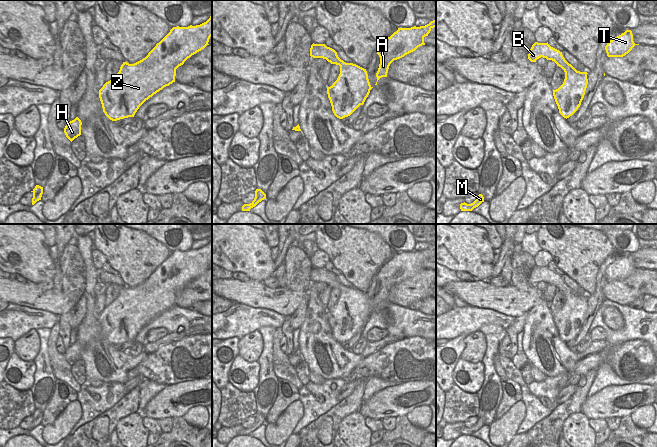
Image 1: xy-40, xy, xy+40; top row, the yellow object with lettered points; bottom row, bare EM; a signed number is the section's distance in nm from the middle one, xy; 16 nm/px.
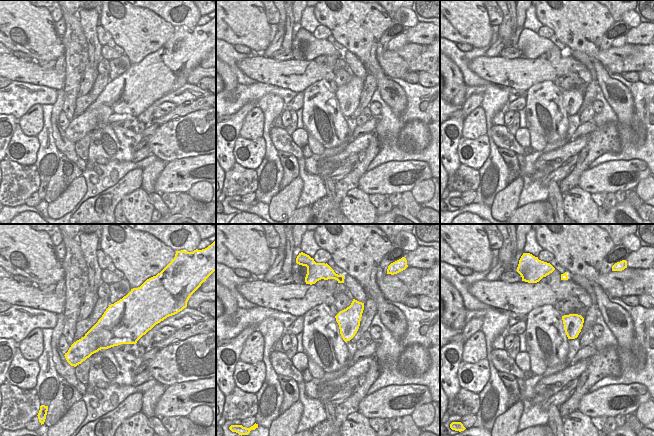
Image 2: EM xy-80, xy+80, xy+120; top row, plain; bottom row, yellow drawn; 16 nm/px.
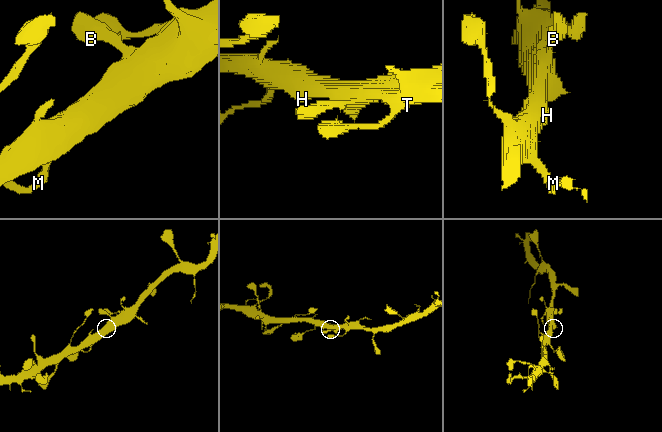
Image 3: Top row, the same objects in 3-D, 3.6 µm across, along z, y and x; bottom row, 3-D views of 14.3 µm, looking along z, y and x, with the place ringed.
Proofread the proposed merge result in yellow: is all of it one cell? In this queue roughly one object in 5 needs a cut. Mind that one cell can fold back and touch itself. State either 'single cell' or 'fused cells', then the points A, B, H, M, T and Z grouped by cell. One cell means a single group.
single cell; groups A B H M T Z

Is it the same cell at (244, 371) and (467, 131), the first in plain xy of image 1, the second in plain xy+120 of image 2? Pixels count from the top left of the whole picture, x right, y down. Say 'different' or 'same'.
different

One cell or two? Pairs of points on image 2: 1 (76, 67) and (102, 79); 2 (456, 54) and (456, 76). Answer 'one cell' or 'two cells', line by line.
1: two cells
2: two cells

